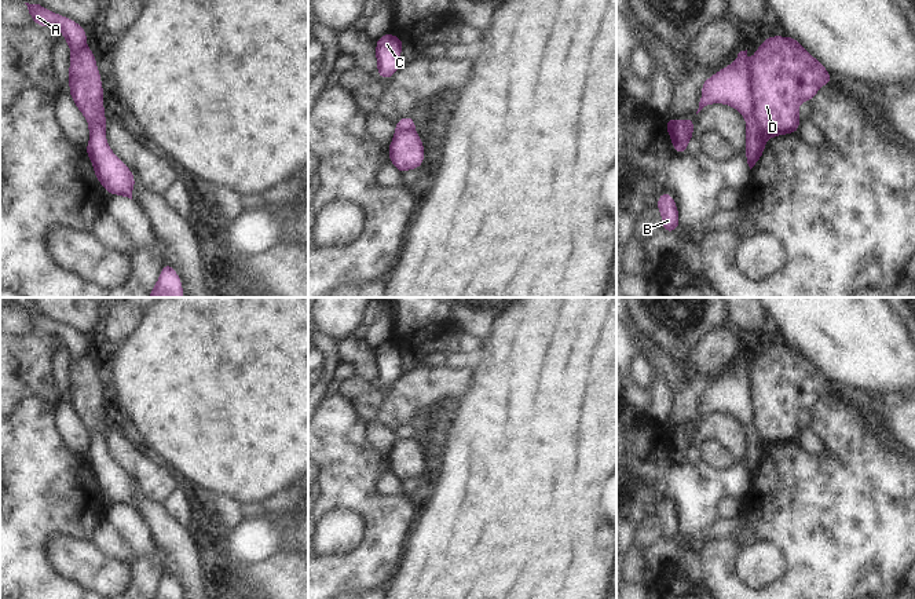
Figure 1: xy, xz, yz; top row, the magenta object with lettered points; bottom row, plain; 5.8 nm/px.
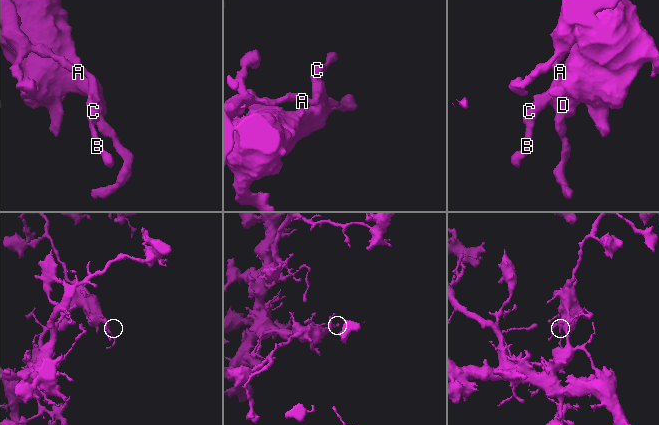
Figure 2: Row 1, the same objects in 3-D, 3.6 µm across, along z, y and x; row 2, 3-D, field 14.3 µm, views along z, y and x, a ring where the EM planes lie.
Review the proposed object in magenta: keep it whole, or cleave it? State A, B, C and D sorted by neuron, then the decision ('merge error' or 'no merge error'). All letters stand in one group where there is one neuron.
A B C / D; merge error

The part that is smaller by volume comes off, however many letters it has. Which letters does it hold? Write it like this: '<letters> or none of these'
A, B, C

